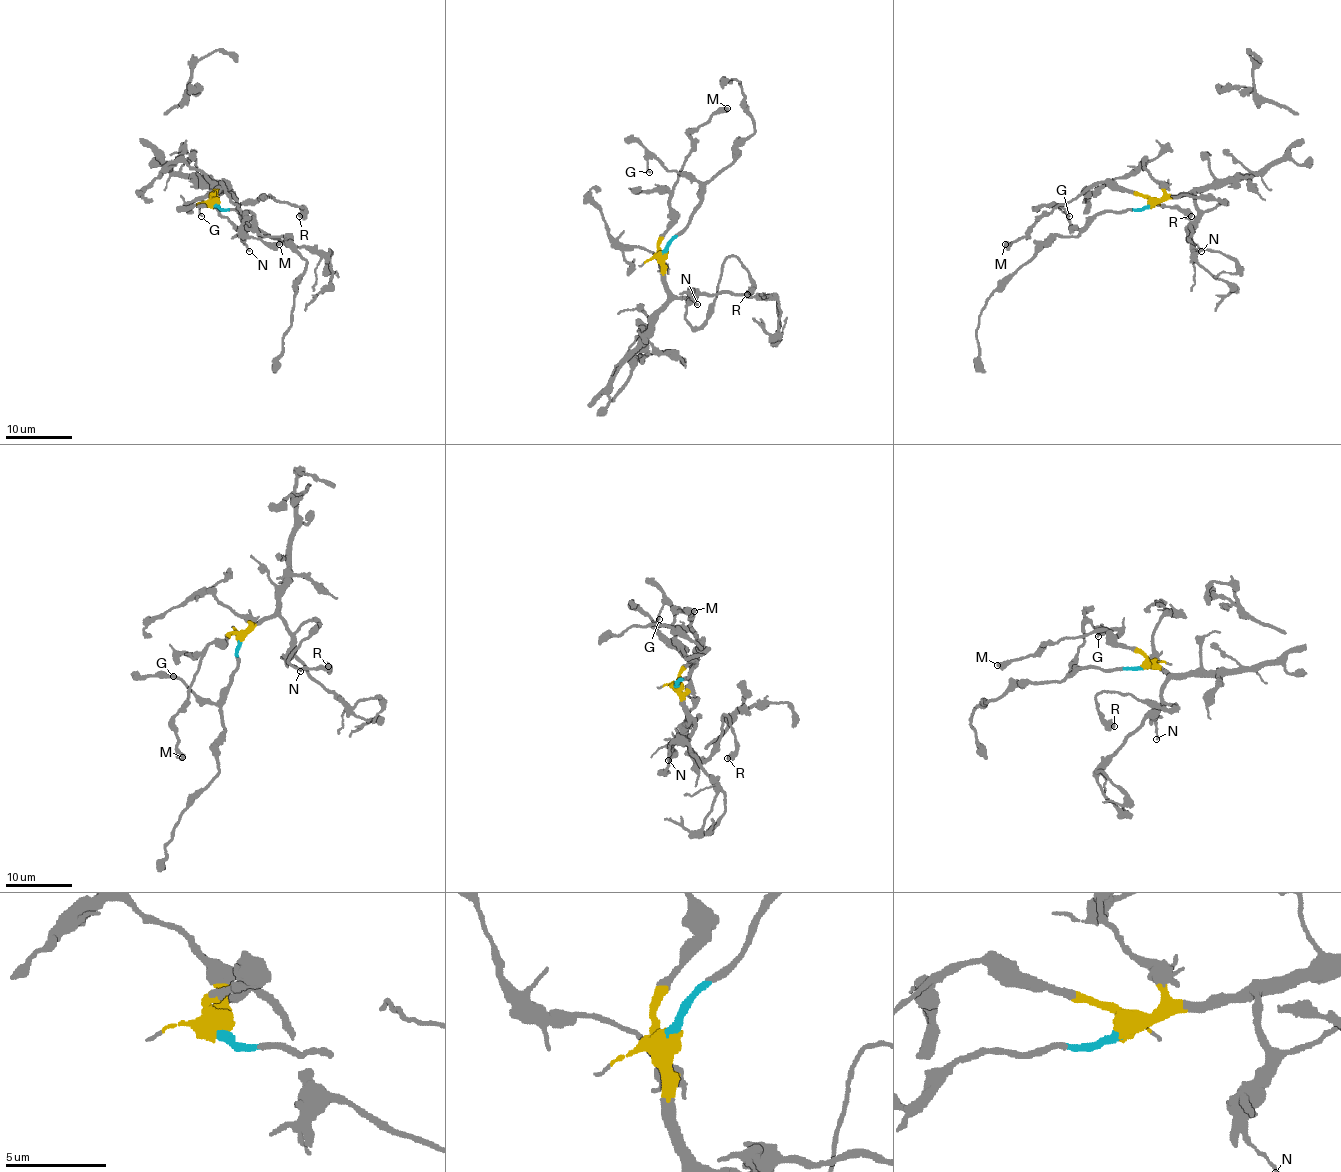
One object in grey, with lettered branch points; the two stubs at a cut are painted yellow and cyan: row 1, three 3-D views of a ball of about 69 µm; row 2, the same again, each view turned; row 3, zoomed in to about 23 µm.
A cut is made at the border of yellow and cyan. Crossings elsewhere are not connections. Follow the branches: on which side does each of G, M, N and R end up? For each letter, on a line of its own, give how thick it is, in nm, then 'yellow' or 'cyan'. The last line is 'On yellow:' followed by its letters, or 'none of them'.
G: 150 nm thick; cyan
M: 550 nm thick; yellow
N: 140 nm thick; yellow
R: 600 nm thick; yellow
On yellow: M, N, R

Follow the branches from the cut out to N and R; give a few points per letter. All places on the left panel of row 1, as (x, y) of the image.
N: (215, 204), (215, 198), (227, 191), (238, 208), (242, 239), (250, 251)
R: (215, 204), (215, 198), (225, 191), (238, 211), (237, 208), (270, 194), (300, 206), (303, 209), (298, 216)

